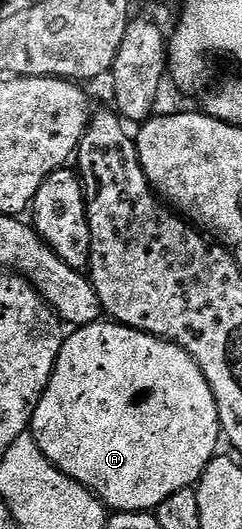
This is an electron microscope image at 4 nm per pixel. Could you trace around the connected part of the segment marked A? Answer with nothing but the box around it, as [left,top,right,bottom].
[31,321,223,513]

